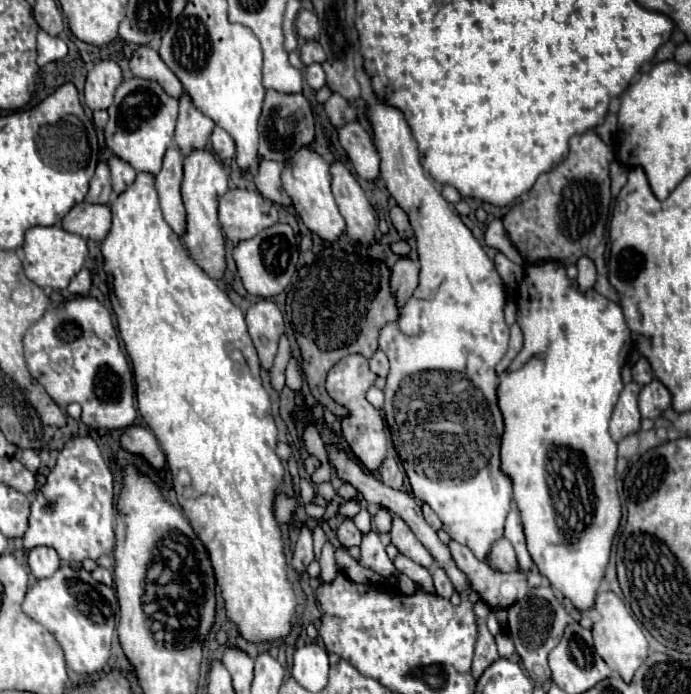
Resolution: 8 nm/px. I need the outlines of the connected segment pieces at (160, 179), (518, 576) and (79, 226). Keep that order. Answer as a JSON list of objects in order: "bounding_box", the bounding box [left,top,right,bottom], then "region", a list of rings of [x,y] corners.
[{"bounding_box":[156,147,186,235],"region":[[[168,147],[162,171],[156,175],[156,189],[160,197],[160,207],[164,213],[166,223],[172,227],[176,235],[184,235],[186,227],[186,211],[180,197],[180,185],[182,185],[182,153],[178,147]]]},{"bounding_box":[448,541,528,607],"region":[[[456,541],[448,543],[454,563],[468,575],[472,587],[482,595],[490,607],[510,607],[528,593],[526,575],[522,571],[502,573],[486,563],[480,563],[466,545]]]},{"bounding_box":[62,201,112,241],"region":[[[82,201],[70,209],[70,213],[62,219],[62,227],[70,233],[76,233],[84,239],[102,241],[110,231],[112,213],[108,205],[96,205]]]}]

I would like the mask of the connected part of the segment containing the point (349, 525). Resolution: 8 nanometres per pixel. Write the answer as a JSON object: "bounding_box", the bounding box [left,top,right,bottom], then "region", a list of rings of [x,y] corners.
{"bounding_box":[336,519,362,547],"region":[[[344,519],[336,535],[338,535],[338,541],[340,541],[344,547],[360,545],[360,539],[362,539],[362,533],[360,533],[358,527],[352,523],[352,519]]]}

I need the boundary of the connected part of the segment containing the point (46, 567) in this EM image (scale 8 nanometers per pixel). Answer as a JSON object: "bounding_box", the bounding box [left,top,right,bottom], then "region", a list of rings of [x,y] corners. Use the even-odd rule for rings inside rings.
{"bounding_box":[28,547,60,579],"region":[[[34,547],[28,553],[28,565],[36,579],[46,579],[56,573],[56,569],[60,567],[60,559],[50,547]]]}

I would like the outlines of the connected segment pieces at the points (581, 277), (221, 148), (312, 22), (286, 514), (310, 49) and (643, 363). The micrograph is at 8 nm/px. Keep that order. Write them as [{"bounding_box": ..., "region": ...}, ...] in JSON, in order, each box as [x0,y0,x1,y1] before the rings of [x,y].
[{"bounding_box":[576,259,596,293],"region":[[[578,259],[576,261],[576,267],[578,267],[578,277],[576,277],[576,283],[578,283],[578,289],[584,293],[588,289],[594,287],[594,281],[596,281],[596,267],[590,259]]]},{"bounding_box":[210,127,236,159],"region":[[[214,127],[212,135],[210,135],[210,143],[212,143],[212,151],[218,155],[218,159],[232,159],[236,153],[234,139],[222,127]]]},{"bounding_box":[294,9,320,39],"region":[[[304,9],[298,13],[294,25],[296,25],[298,37],[302,37],[302,39],[314,39],[318,35],[318,29],[320,29],[316,15],[312,11],[304,11]]]},{"bounding_box":[276,493,298,523],"region":[[[278,493],[278,497],[276,497],[276,519],[278,519],[278,523],[288,523],[292,517],[294,517],[294,513],[296,513],[296,507],[298,507],[298,501],[296,501],[296,497],[286,497],[286,495],[282,495],[282,493]]]},{"bounding_box":[300,41,326,65],"region":[[[306,41],[300,47],[300,57],[304,61],[304,65],[312,65],[312,63],[324,63],[326,61],[326,53],[322,49],[322,45],[318,41]]]},{"bounding_box":[632,357,652,385],"region":[[[640,357],[638,363],[632,367],[632,379],[634,379],[636,383],[640,383],[640,385],[646,385],[646,383],[652,381],[650,363],[648,363],[644,357]]]}]

